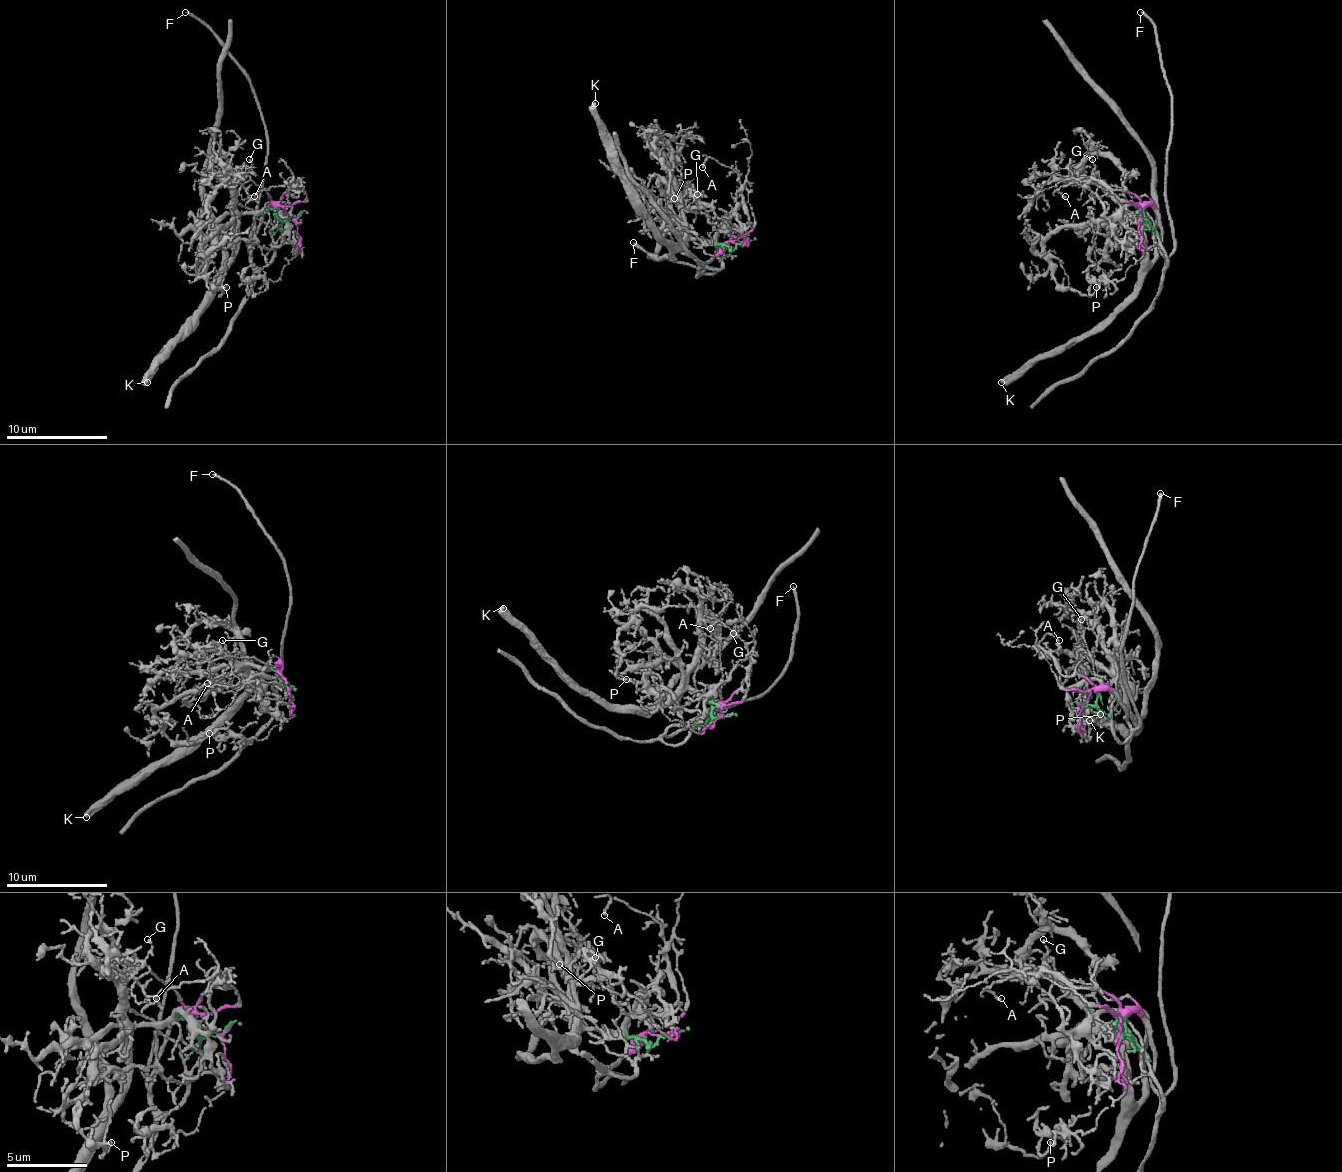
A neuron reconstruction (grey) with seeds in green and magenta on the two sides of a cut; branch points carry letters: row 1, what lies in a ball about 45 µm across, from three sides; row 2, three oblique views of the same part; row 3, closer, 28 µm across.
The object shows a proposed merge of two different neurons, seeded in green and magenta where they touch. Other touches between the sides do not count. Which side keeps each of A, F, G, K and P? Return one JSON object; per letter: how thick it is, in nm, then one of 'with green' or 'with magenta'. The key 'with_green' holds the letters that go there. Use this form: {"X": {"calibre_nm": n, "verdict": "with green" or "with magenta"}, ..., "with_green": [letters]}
{"A": {"calibre_nm": 90, "verdict": "with magenta"}, "F": {"calibre_nm": 200, "verdict": "with magenta"}, "G": {"calibre_nm": 130, "verdict": "with magenta"}, "K": {"calibre_nm": 480, "verdict": "with green"}, "P": {"calibre_nm": 140, "verdict": "with green"}, "with_green": ["K", "P"]}

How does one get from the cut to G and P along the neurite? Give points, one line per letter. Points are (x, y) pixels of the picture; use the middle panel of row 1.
G: (745, 242), (732, 242), (719, 252), (717, 232), (696, 194)
P: (745, 242), (729, 249), (691, 237), (671, 168), (651, 148), (668, 173), (673, 199)

